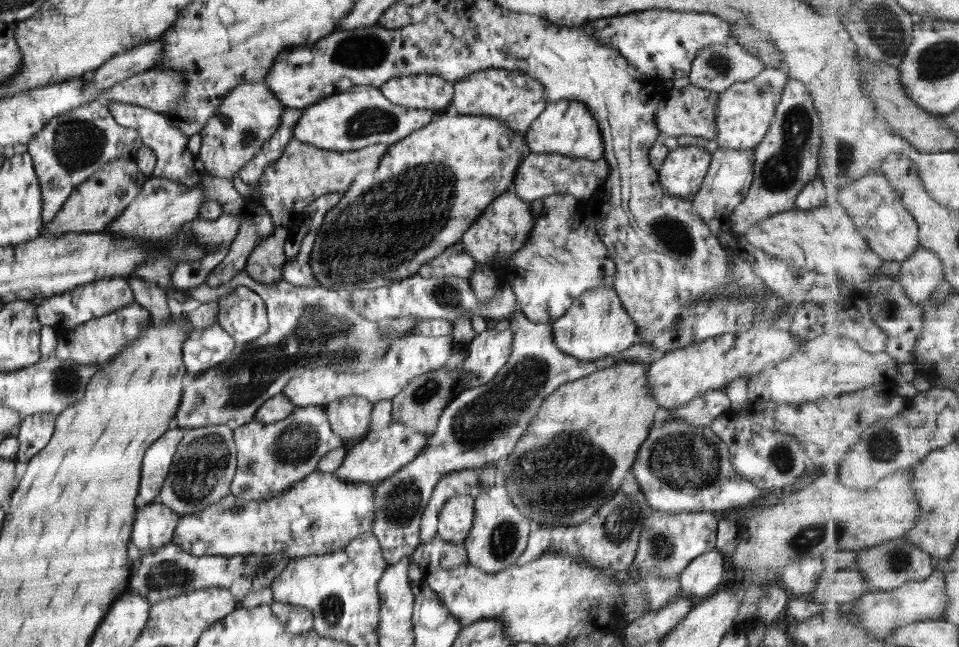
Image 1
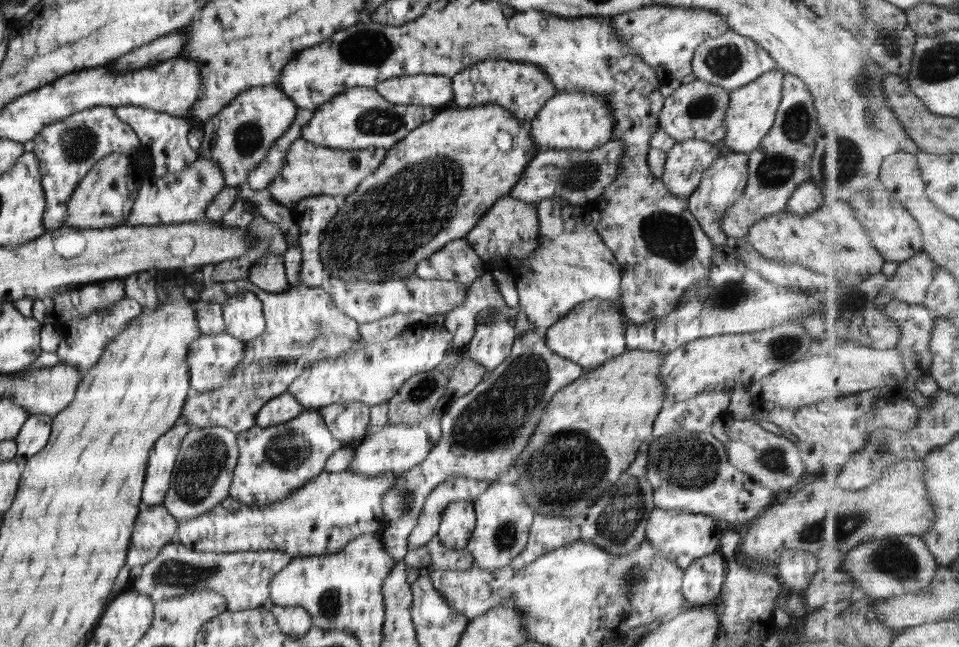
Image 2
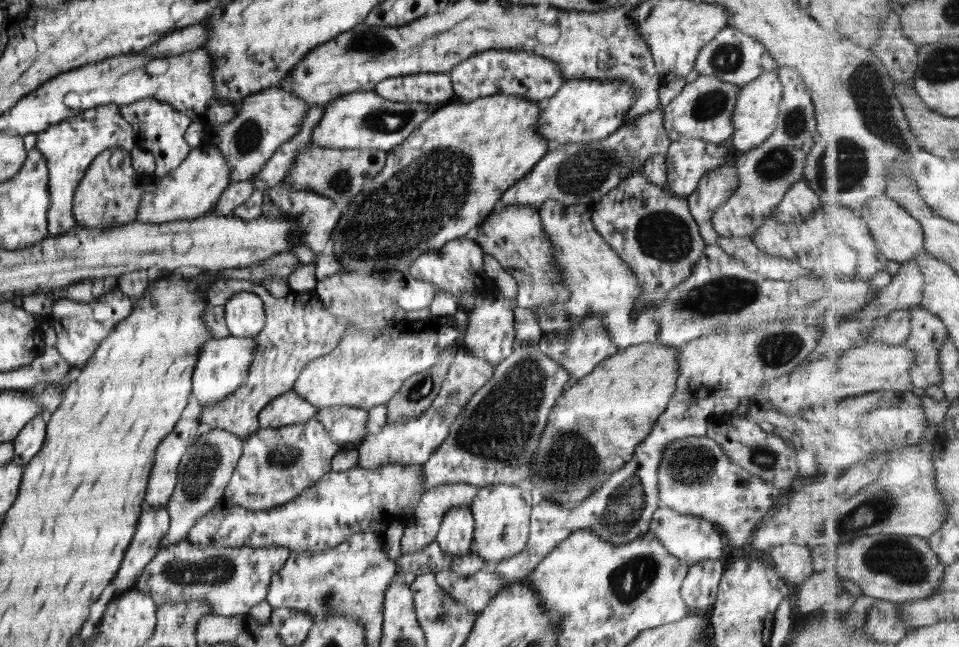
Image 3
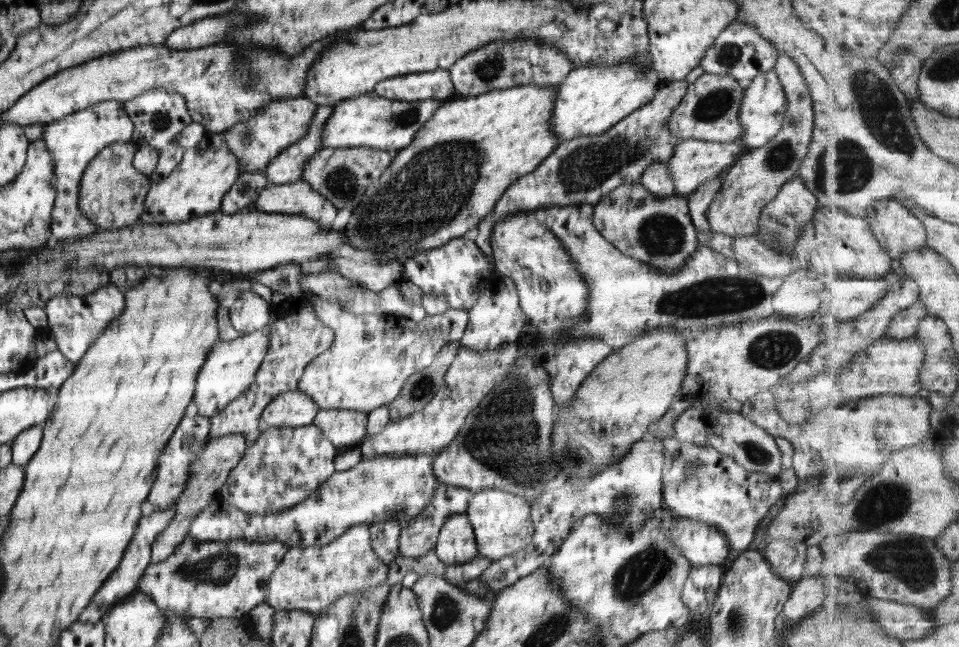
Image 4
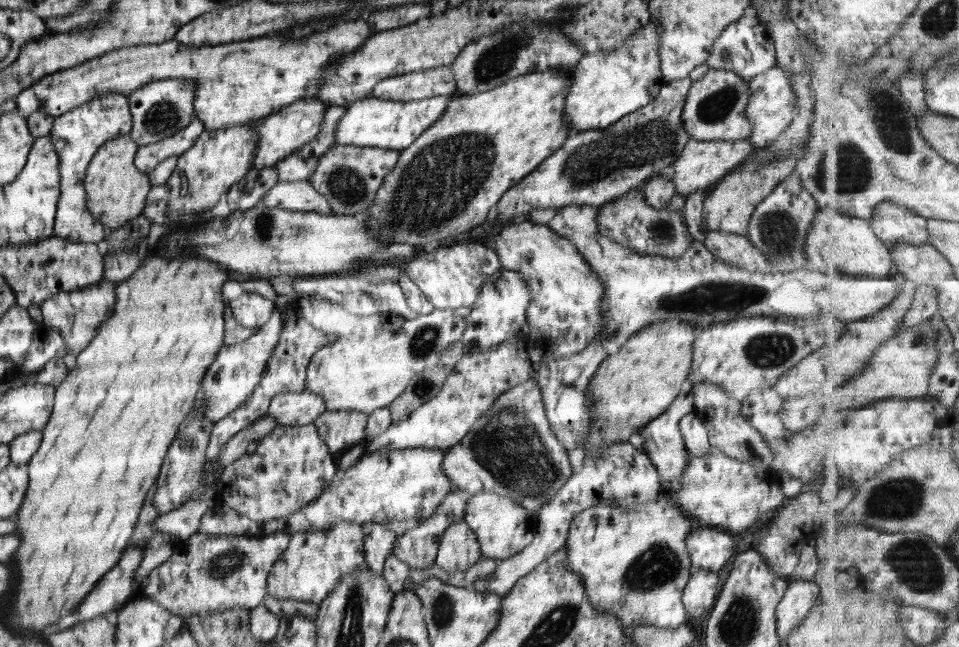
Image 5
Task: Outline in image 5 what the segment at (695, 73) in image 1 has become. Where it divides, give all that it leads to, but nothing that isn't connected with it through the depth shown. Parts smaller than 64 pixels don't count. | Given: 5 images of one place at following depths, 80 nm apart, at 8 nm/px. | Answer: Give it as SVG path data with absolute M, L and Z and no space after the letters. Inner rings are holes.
M749 13L743 14L735 22L728 23L714 40L704 64L709 70L729 70L747 81L757 74L766 72L776 64L774 44L766 25Z

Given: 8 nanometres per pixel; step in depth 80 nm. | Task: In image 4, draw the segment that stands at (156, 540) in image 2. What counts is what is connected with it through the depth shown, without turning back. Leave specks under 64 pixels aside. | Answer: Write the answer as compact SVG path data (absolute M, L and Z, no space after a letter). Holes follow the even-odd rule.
M153 510L149 514L149 517L140 517L136 524L136 530L129 541L129 545L125 548L121 560L117 563L115 570L101 583L98 591L92 596L92 606L96 604L96 607L102 614L105 614L115 603L121 601L123 598L132 594L137 590L136 586L140 576L143 574L145 567L148 565L151 544L153 539L170 525L172 518L174 517L174 510Z

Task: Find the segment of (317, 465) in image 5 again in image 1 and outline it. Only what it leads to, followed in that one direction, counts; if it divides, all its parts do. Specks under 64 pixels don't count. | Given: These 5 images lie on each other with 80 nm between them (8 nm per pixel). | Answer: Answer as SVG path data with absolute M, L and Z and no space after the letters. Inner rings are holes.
M325 406L296 407L291 414L287 415L287 418L279 422L262 425L251 420L247 424L234 428L232 439L236 448L236 469L229 485L232 496L255 501L271 498L315 471L322 456L332 448L342 446L342 439L332 432L326 416Z

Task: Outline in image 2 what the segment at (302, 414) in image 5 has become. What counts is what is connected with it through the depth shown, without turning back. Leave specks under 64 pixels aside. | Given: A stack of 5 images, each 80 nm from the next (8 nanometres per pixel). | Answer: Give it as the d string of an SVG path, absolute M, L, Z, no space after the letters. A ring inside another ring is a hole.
M282 392L279 396L271 398L257 412L254 424L261 428L267 428L297 418L305 410L307 409L301 406L291 394Z

